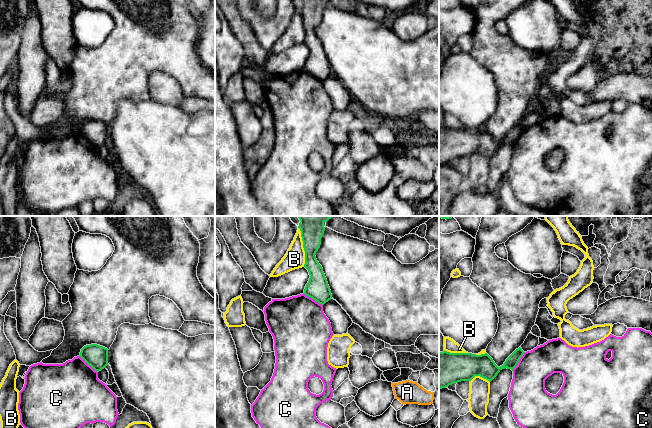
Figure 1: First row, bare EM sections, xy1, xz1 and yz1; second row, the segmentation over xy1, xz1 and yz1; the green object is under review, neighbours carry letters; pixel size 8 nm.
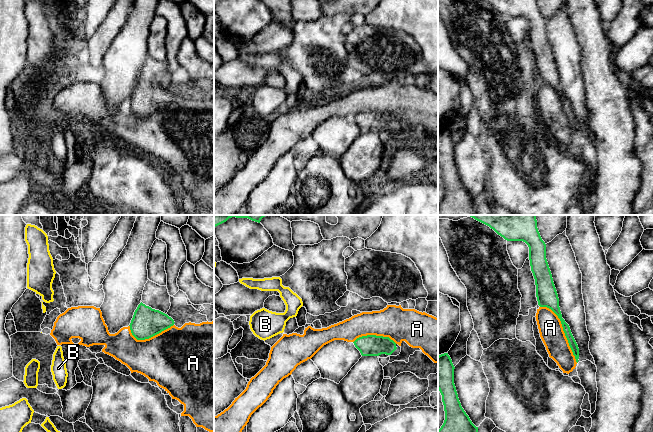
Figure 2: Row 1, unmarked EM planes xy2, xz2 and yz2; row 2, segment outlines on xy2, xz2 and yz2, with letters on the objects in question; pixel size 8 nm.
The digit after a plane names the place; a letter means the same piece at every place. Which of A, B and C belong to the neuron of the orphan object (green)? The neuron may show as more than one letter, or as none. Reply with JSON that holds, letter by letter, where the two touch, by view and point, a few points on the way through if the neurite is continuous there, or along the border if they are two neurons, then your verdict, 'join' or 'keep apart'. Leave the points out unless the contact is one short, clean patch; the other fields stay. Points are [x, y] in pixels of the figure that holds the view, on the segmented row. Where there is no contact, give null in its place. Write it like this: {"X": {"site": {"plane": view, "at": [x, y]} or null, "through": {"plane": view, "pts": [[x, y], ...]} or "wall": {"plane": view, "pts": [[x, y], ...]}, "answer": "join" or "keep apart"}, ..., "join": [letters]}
{"A": {"site": {"plane": "yz2", "at": [563, 330]}, "answer": "join"}, "B": {"site": {"plane": "xz1", "at": [303, 247]}, "answer": "keep apart"}, "C": {"site": {"plane": "xy1", "at": [88, 364]}, "wall": {"plane": "xy1", "pts": [[79, 355], [97, 372]]}, "answer": "keep apart"}, "join": ["A"]}

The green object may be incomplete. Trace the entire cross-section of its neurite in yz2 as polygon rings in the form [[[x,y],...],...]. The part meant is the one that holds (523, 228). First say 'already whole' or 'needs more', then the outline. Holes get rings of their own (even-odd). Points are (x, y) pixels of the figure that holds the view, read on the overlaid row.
needs more; [[[470,215],[470,217],[489,226],[507,241],[523,241],[528,245],[530,266],[536,285],[536,297],[540,306],[535,316],[540,337],[549,357],[557,363],[563,373],[569,374],[579,361],[579,348],[569,325],[562,318],[558,294],[546,259],[546,244],[538,231],[536,215]]]

